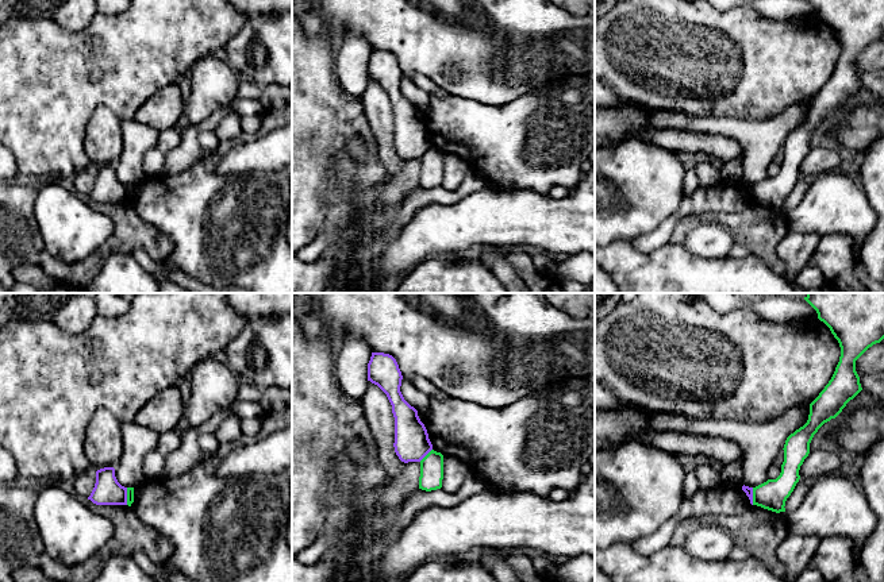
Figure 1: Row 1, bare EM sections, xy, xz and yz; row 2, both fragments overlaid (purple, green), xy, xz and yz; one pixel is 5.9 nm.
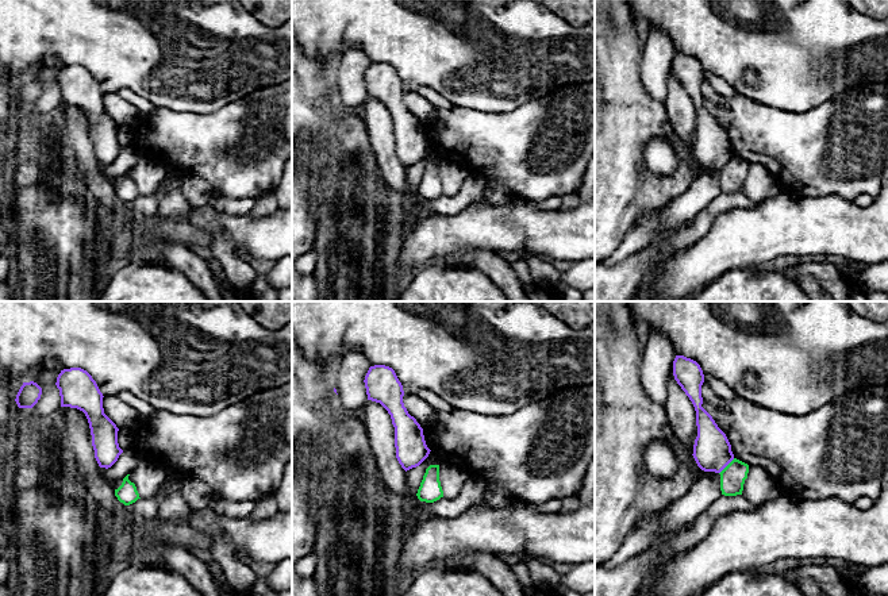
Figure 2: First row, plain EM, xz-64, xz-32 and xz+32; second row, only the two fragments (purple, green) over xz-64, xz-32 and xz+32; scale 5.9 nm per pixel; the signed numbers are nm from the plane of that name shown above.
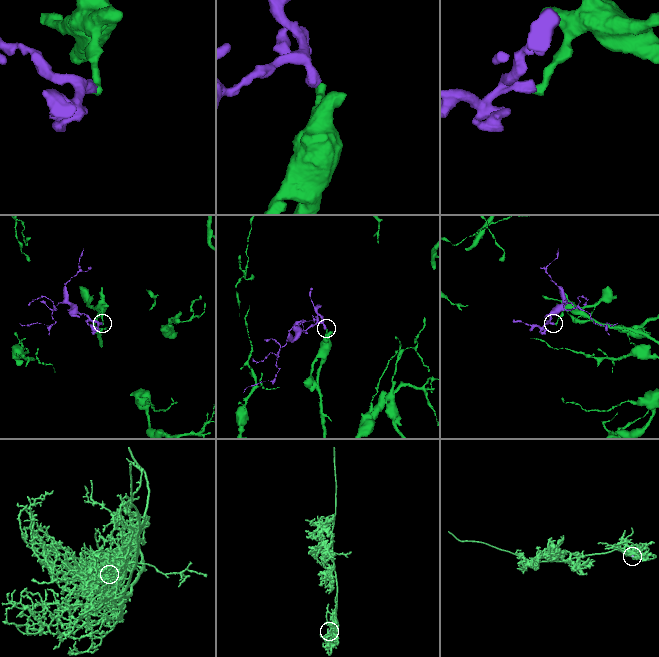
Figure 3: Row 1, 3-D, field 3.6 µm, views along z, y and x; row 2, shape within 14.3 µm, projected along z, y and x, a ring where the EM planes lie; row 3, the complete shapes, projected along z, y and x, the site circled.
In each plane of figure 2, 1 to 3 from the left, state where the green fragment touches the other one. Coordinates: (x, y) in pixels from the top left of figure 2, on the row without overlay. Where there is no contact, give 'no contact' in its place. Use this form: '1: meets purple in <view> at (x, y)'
1: no contact
2: no contact
3: meets purple in xz+32 at (726, 162)

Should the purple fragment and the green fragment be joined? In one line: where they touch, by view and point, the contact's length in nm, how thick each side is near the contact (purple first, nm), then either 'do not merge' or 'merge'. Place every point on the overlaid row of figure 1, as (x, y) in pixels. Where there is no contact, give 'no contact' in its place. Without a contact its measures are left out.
contact xy (126, 496); length 100 nm; calibres 170 and 50 nm; do not merge

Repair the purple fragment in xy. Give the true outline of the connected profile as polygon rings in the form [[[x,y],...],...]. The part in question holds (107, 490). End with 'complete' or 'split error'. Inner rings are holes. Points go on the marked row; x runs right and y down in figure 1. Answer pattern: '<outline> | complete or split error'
[[[114,467],[96,471],[96,483],[88,500],[96,505],[127,505],[127,487],[118,482]]] | complete

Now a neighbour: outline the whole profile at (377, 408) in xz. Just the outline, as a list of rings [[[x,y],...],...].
[[[368,381],[366,393],[361,397],[365,417],[377,444],[378,465],[388,478],[396,478],[404,469],[404,462],[395,452],[395,417],[387,394]]]

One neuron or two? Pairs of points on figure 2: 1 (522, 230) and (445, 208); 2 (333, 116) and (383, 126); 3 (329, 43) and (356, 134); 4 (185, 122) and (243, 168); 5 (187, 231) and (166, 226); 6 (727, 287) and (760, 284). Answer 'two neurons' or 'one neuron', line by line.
1: two neurons
2: two neurons
3: two neurons
4: one neuron
5: one neuron
6: one neuron

